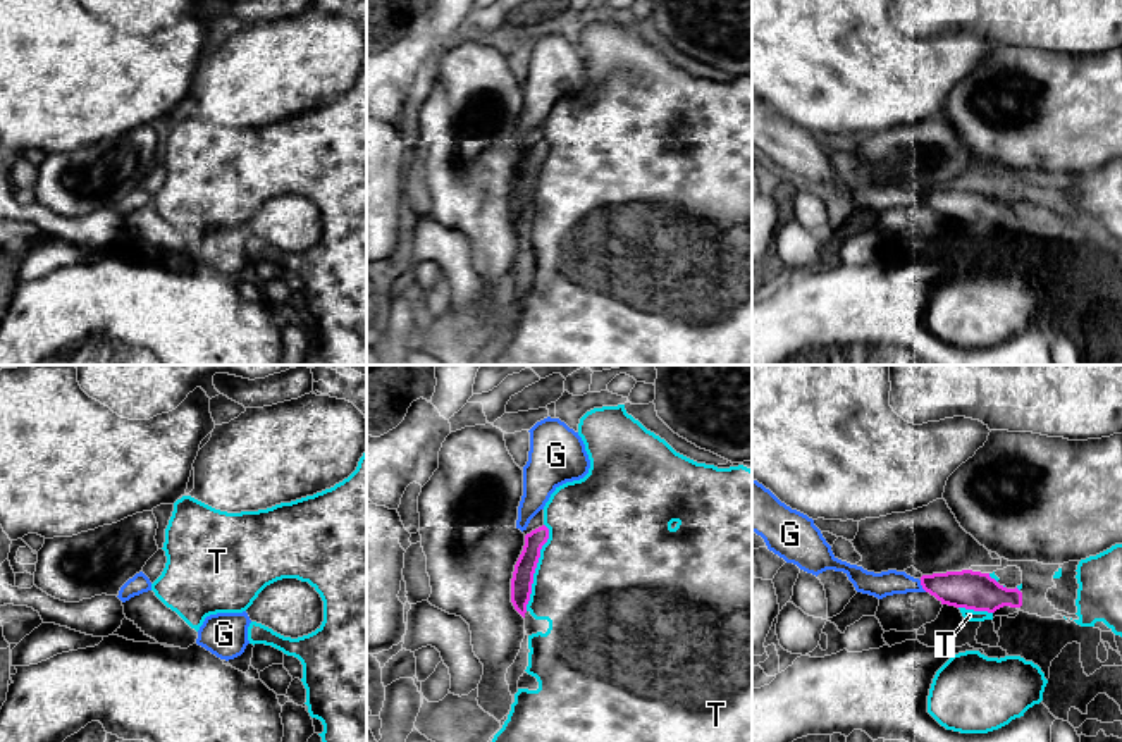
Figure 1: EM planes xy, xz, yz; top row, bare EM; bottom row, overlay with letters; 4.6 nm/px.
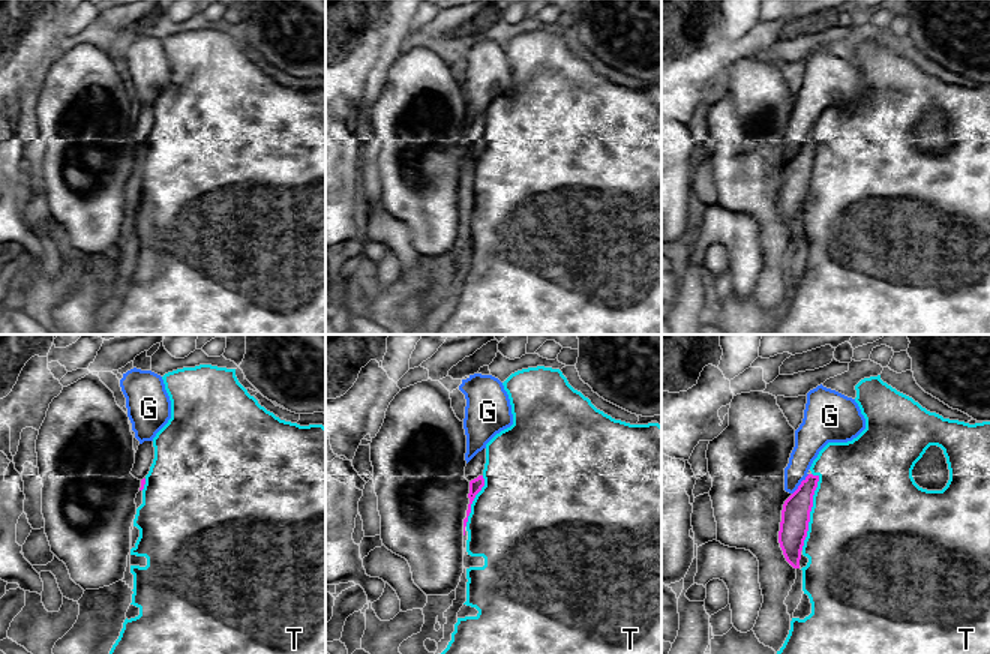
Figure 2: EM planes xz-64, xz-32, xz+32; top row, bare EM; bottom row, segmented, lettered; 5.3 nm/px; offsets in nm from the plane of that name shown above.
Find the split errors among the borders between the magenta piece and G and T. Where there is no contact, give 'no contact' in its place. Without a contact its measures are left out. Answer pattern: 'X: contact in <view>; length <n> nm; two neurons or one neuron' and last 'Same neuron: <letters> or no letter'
G: contact in yz; length 70 nm; two neurons
T: contact in xz; length 420 nm; two neurons
Same neuron: no letter

